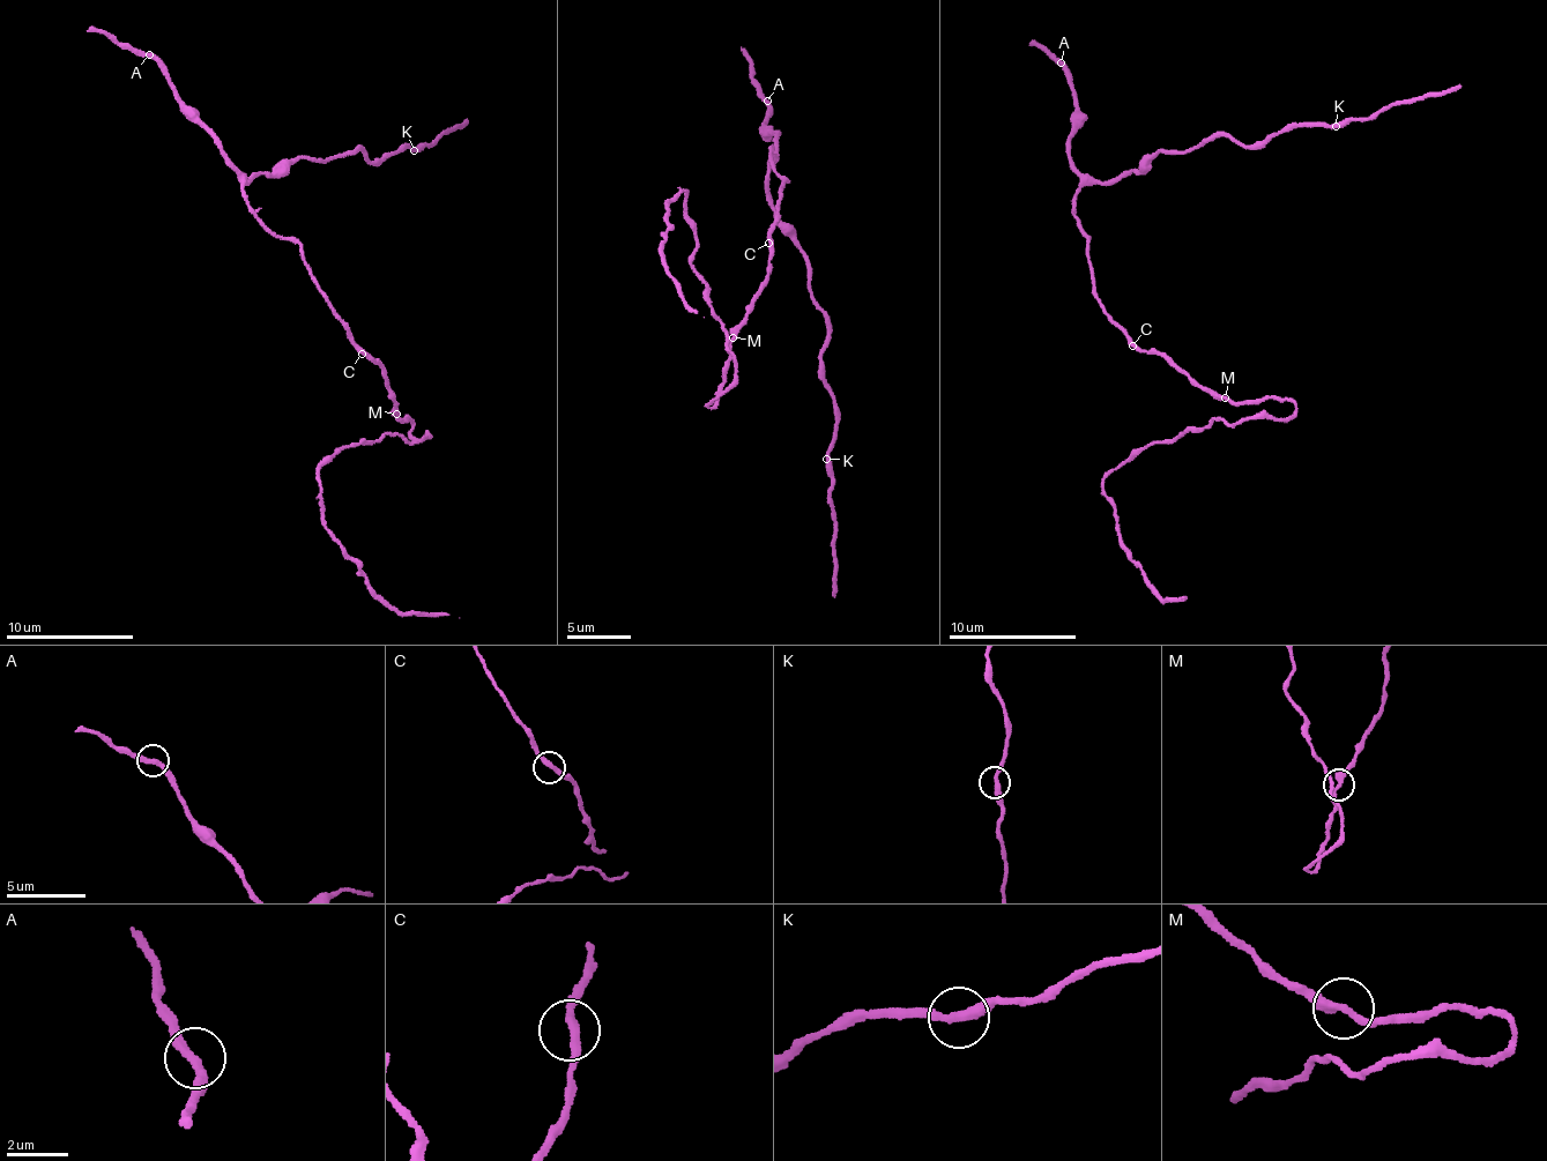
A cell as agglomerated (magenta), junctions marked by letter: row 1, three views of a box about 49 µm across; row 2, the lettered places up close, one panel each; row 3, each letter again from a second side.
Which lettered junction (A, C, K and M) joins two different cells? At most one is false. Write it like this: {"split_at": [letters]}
{"split_at": []}

